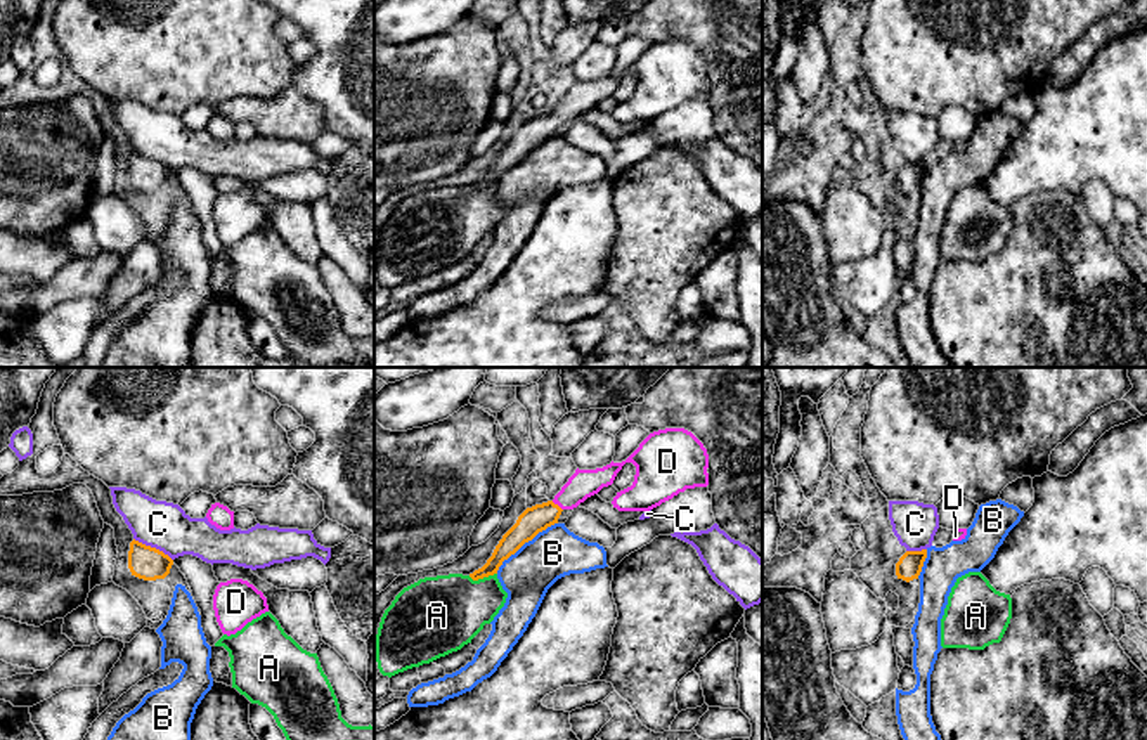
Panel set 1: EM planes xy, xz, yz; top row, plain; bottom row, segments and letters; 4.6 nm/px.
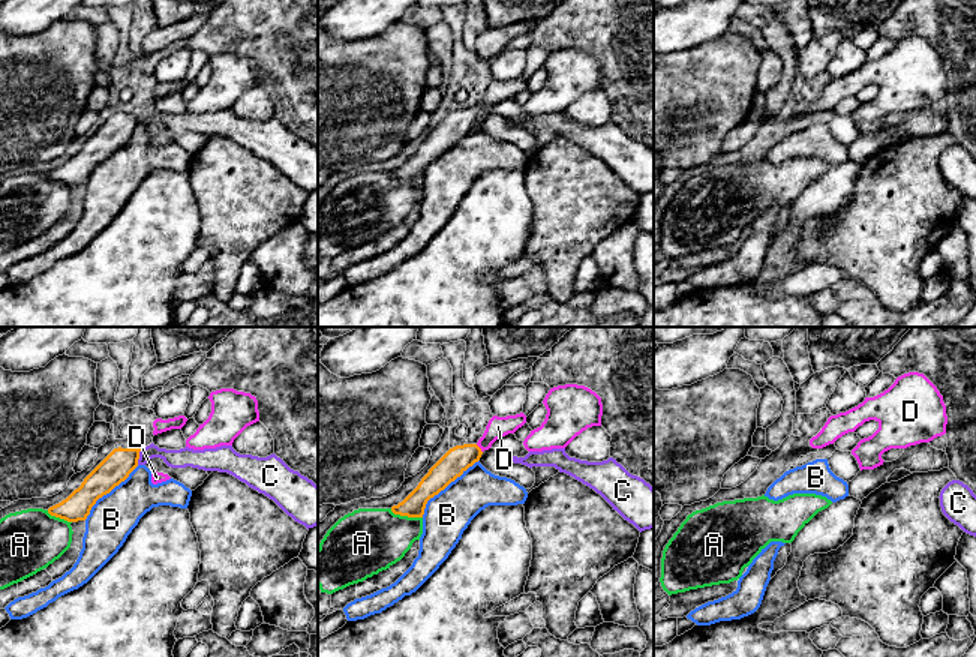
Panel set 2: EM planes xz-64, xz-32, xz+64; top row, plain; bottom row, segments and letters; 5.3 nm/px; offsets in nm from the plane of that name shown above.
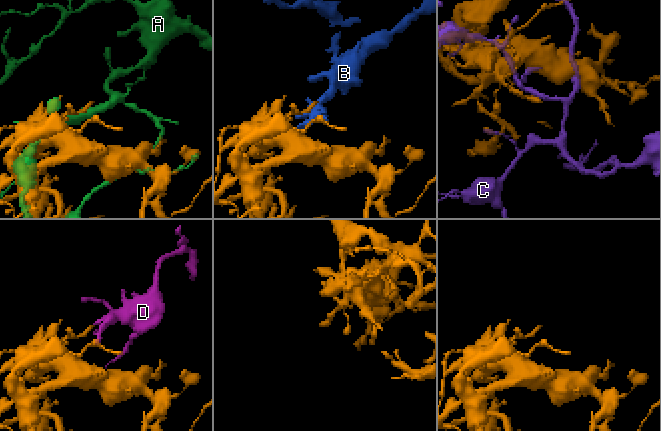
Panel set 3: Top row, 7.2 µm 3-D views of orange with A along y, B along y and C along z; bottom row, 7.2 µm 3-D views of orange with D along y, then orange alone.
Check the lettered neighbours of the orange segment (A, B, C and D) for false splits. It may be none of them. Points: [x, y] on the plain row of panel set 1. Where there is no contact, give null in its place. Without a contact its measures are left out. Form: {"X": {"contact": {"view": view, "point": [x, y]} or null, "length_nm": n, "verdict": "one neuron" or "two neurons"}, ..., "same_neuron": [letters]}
{"A": {"contact": {"view": "xz", "point": [482, 189]}, "length_nm": 140, "verdict": "two neurons"}, "B": {"contact": {"view": "xz", "point": [524, 155]}, "length_nm": 380, "verdict": "two neurons"}, "C": {"contact": {"view": "xy", "point": [153, 160]}, "length_nm": 220, "verdict": "two neurons"}, "D": {"contact": {"view": "xz", "point": [557, 116]}, "length_nm": 70, "verdict": "one neuron"}, "same_neuron": ["D"]}

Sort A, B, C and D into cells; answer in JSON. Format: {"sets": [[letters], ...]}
{"sets": [["A"], ["B"], ["C"], ["D"]]}

